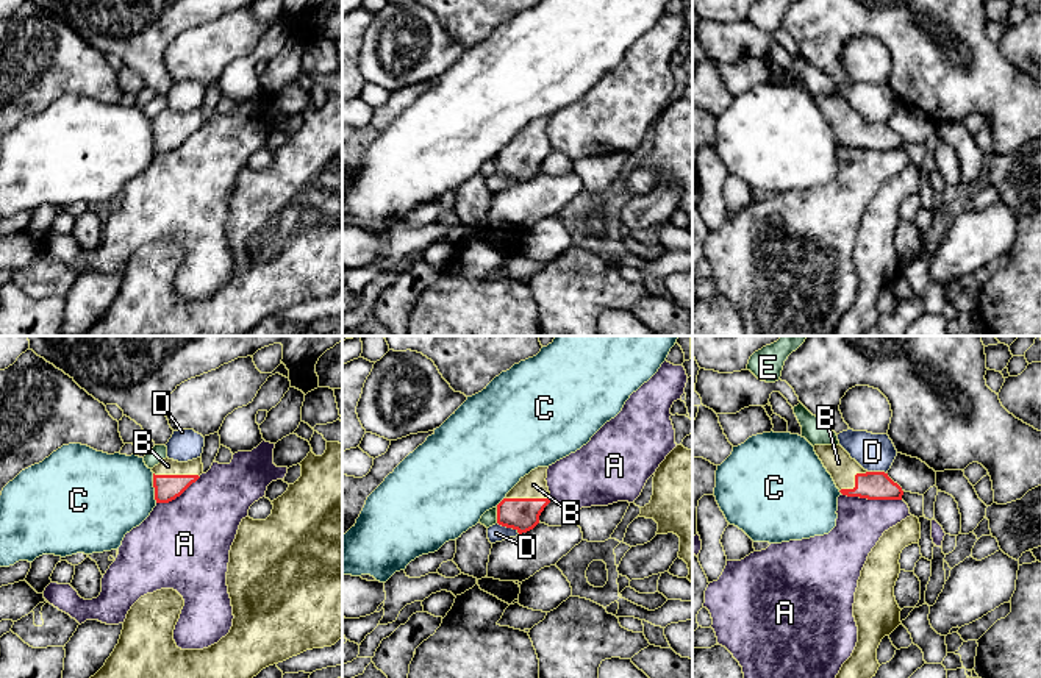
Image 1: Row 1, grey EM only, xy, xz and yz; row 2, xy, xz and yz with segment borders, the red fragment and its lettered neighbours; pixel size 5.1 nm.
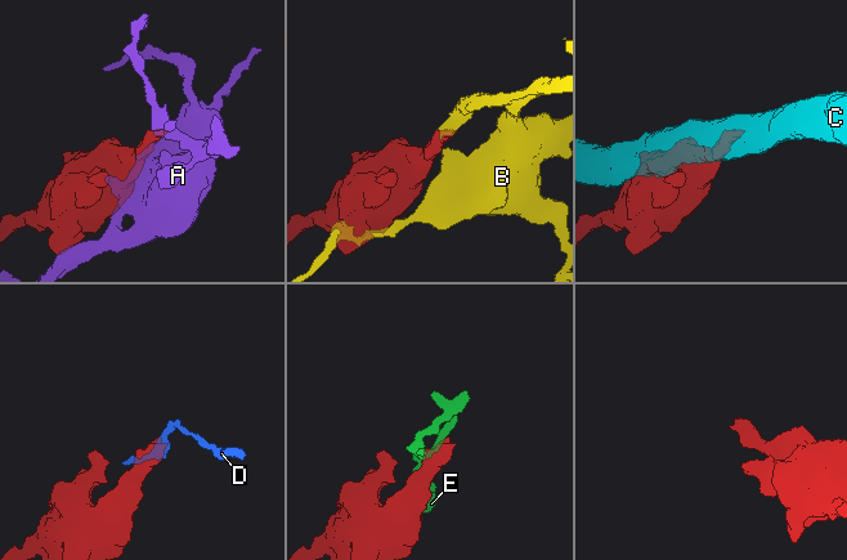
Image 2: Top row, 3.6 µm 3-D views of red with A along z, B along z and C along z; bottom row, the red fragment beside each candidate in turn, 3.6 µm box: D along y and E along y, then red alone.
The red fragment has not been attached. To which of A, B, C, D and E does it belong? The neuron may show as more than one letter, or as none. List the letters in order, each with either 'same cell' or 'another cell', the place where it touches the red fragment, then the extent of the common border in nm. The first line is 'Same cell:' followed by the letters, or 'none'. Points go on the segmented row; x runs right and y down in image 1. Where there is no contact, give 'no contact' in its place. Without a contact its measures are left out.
Same cell: B
A: another cell | yz (871, 499) | 320 nm
B: same cell | xy (177, 475) | 240 nm
C: another cell | xy (153, 486) | 150 nm
D: another cell | xz (508, 527) | 130 nm
E: another cell | xz (497, 516) | 80 nm

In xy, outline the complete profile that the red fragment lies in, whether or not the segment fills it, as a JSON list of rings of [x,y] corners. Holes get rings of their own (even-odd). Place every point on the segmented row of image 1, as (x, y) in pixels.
[[[202,456],[188,462],[166,458],[152,472],[156,503],[169,503],[200,478],[203,473]]]

